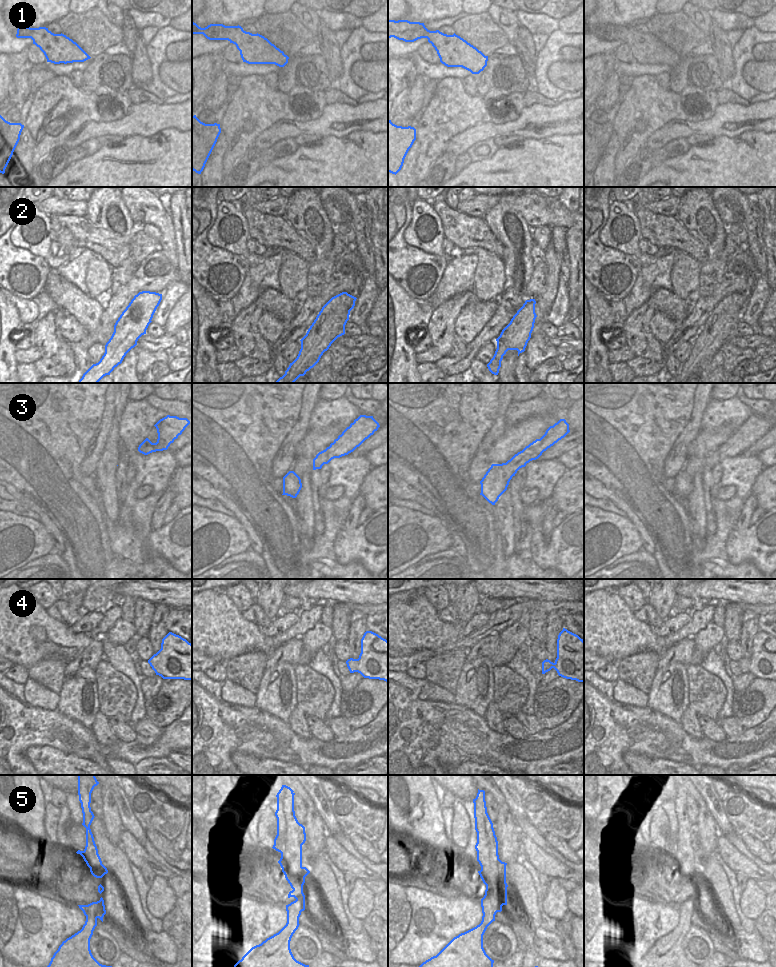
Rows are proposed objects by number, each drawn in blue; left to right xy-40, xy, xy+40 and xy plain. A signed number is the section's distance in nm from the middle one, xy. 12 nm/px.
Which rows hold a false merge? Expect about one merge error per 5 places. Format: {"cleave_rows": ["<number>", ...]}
{"cleave_rows": []}

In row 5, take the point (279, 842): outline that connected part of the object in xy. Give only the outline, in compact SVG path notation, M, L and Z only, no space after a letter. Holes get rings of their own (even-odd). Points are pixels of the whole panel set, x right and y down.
M282 785L276 795L277 810L275 816L277 818L277 835L272 848L281 853L278 863L282 868L286 880L293 889L289 892L288 898L294 897L296 900L286 905L286 925L278 933L267 938L261 944L252 947L234 967L309 967L309 965L297 961L290 949L291 938L300 925L299 917L301 912L305 910L303 885L305 883L305 877L310 873L306 867L302 866L302 845L306 841L306 833L305 827L298 822L295 816L294 795L294 791L286 785Z

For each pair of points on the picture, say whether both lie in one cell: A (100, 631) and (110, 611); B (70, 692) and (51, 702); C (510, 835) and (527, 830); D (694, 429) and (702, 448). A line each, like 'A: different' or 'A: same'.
A: same
B: different
C: different
D: different

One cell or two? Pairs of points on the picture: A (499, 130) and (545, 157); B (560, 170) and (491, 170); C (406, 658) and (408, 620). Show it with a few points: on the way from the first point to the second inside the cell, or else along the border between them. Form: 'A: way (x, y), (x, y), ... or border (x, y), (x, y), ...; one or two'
A: border (546, 136), (523, 139); two
B: way (543, 170), (508, 170); one
C: border (398, 649), (430, 650); two

